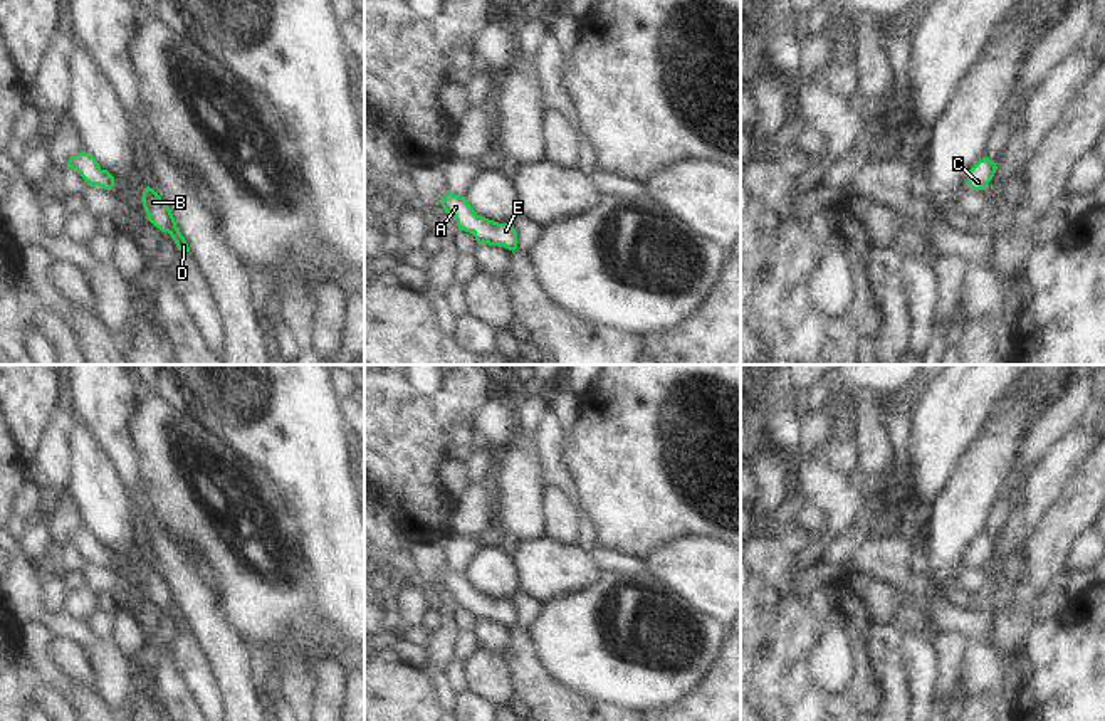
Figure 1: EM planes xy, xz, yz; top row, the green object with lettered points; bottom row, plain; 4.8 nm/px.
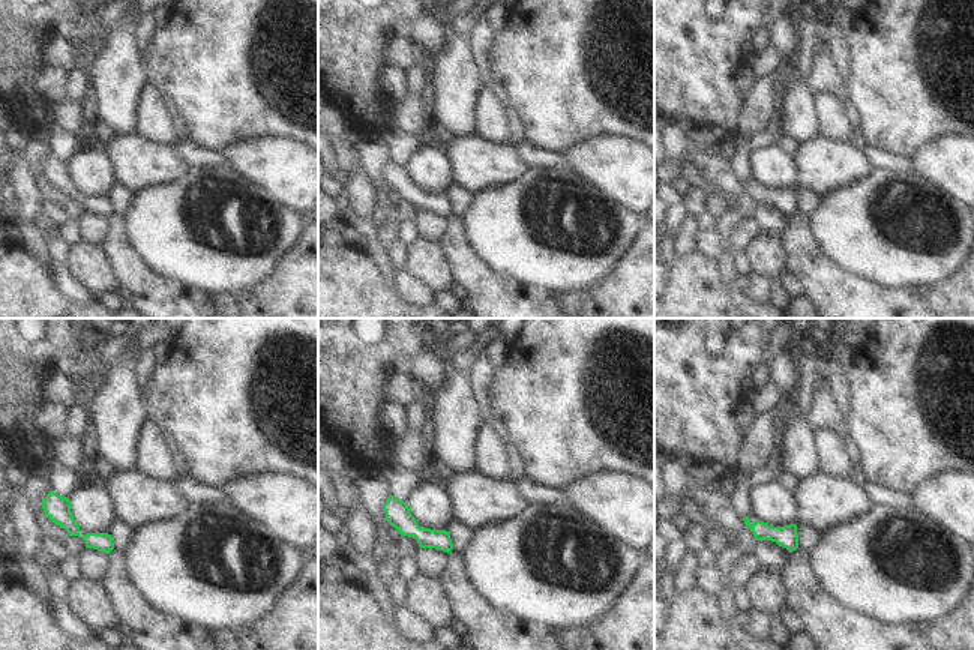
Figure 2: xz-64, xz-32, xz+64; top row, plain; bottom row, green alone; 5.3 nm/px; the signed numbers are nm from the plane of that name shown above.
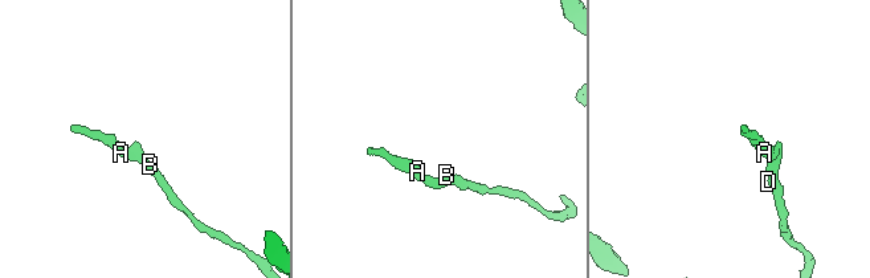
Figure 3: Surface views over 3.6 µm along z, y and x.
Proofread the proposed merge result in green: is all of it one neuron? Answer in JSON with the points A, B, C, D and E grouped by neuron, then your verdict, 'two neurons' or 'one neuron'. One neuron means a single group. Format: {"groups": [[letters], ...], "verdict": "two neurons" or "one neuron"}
{"groups": [["A", "B", "C", "D", "E"]], "verdict": "one neuron"}

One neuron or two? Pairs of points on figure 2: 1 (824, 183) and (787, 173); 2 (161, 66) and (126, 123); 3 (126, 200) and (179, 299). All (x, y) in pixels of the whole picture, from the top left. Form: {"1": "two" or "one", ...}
{"1": "two", "2": "two", "3": "one"}

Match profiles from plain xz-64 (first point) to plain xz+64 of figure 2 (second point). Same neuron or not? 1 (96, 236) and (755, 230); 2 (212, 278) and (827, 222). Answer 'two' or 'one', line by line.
1: two
2: one

